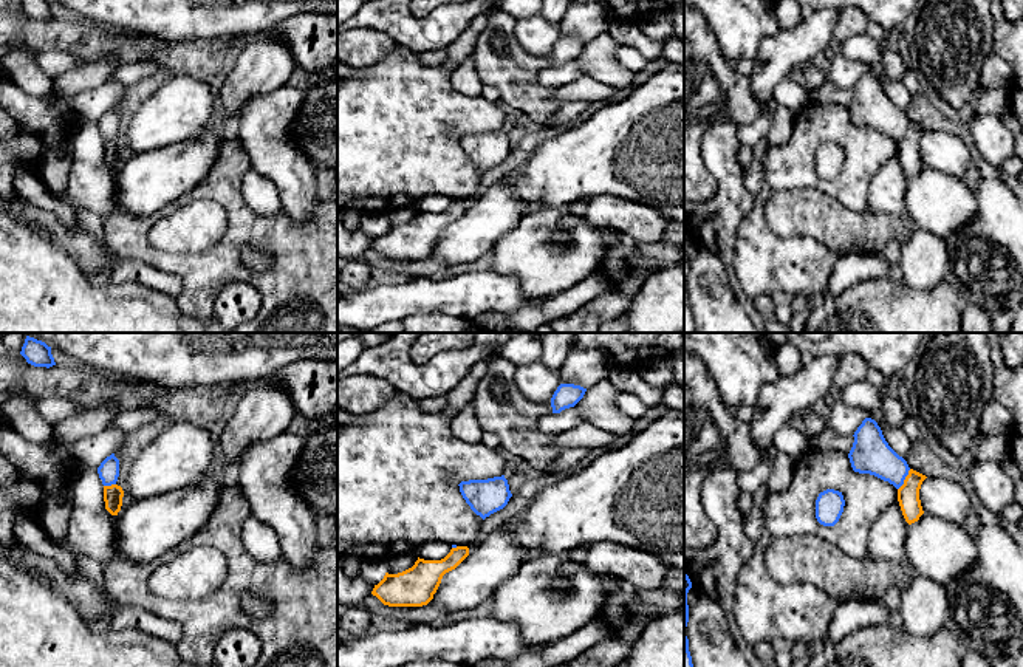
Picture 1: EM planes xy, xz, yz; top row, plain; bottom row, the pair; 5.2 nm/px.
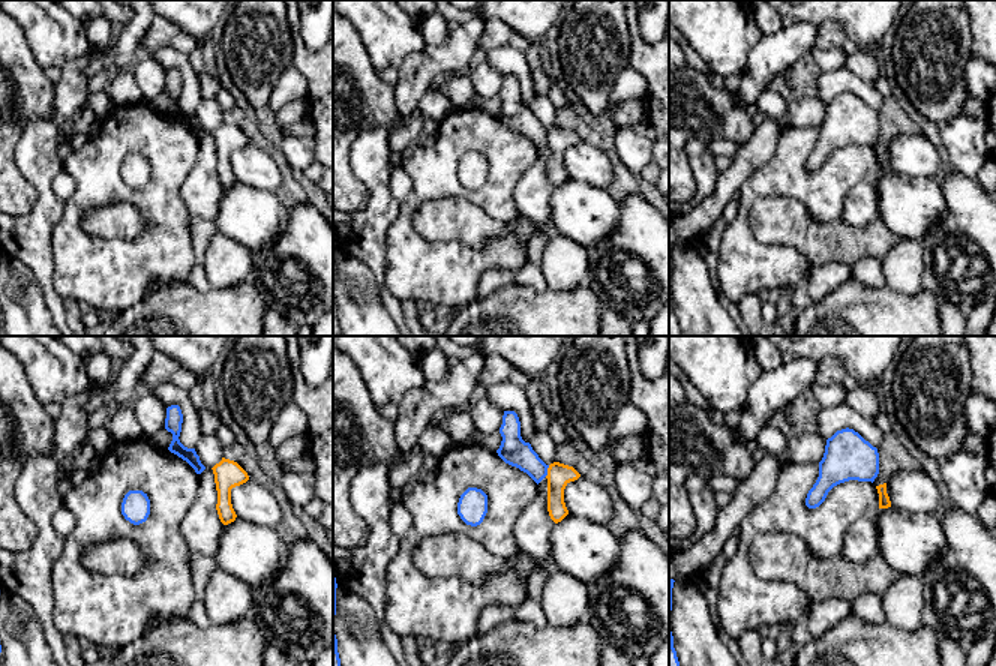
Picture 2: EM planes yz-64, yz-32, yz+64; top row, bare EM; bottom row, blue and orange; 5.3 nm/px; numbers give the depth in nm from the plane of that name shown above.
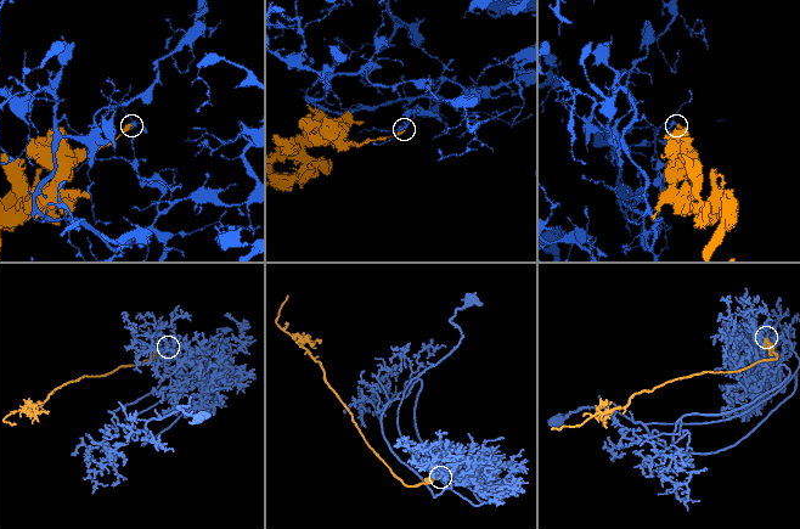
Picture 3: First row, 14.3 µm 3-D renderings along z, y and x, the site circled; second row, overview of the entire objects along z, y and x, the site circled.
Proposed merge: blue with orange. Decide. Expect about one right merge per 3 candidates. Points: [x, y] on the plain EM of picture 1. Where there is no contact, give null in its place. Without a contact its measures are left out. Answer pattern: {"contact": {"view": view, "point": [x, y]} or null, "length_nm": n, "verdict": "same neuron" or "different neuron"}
{"contact": {"view": "yz", "point": [904, 132]}, "length_nm": 130, "verdict": "different neuron"}

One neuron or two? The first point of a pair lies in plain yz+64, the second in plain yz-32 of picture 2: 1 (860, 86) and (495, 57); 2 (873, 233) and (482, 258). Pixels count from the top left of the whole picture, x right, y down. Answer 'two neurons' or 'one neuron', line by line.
1: two neurons
2: two neurons

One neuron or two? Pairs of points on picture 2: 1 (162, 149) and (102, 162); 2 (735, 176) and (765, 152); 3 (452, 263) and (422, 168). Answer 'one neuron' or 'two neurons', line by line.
1: one neuron
2: one neuron
3: one neuron

